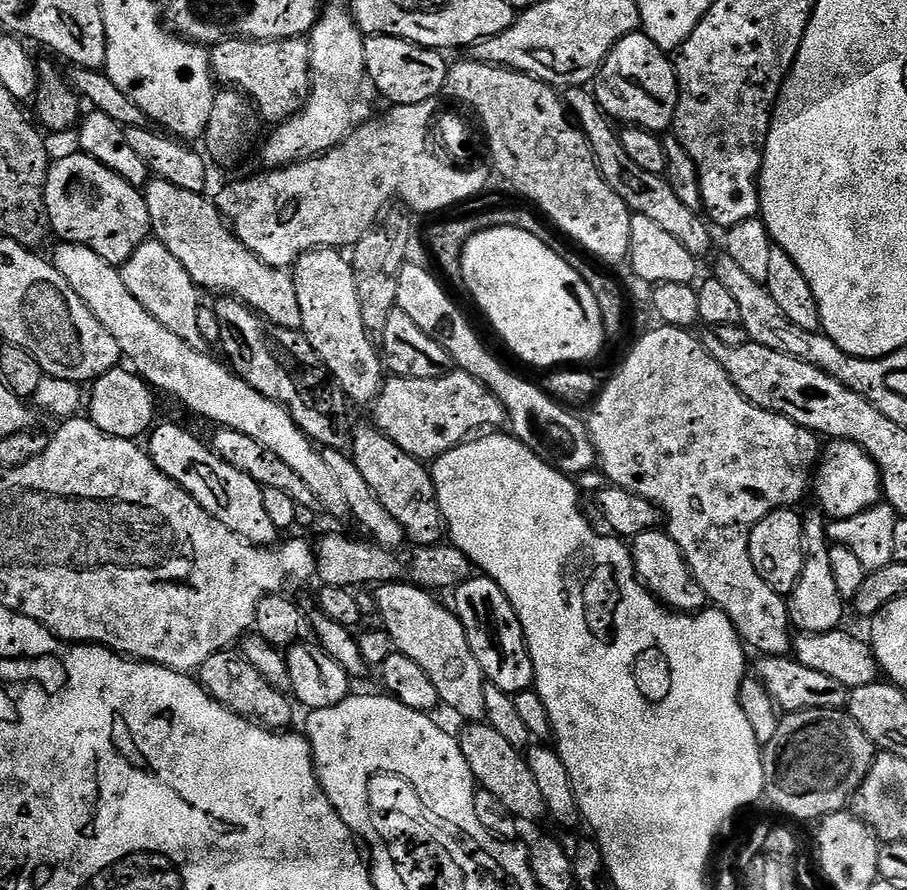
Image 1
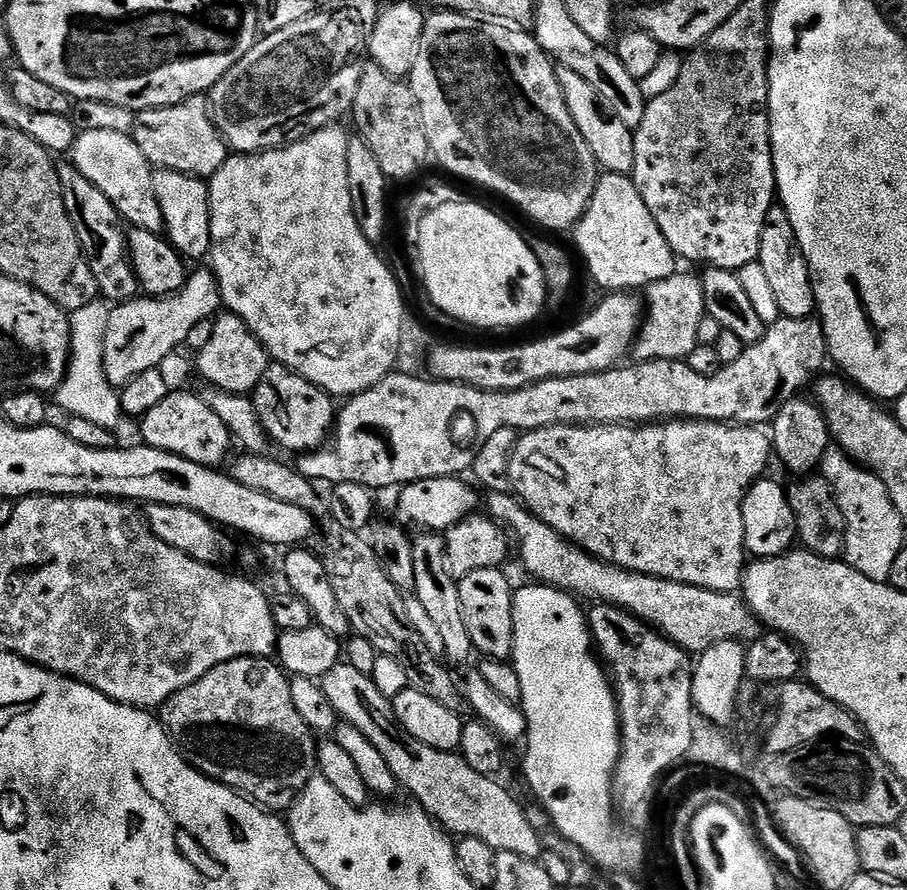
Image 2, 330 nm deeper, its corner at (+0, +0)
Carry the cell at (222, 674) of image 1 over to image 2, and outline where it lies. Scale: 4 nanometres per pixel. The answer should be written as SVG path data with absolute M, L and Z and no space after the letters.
M243 656L230 662L222 662L222 666L214 666L214 670L210 670L210 674L202 674L202 678L198 678L198 682L194 682L190 686L186 686L182 690L175 692L159 709L158 719L163 724L164 729L168 731L168 735L171 736L173 744L187 757L192 767L197 768L203 776L213 775L212 755L216 755L224 763L224 773L219 773L218 776L221 784L225 784L228 788L233 788L235 792L240 793L242 796L247 796L249 800L259 804L261 808L280 814L291 808L294 801L296 801L296 795L312 781L312 777L317 771L316 746L318 740L306 726L306 722L302 722L301 716L298 715L298 710L294 707L294 701L290 695L291 685L292 681L288 673L280 667L275 659Z

